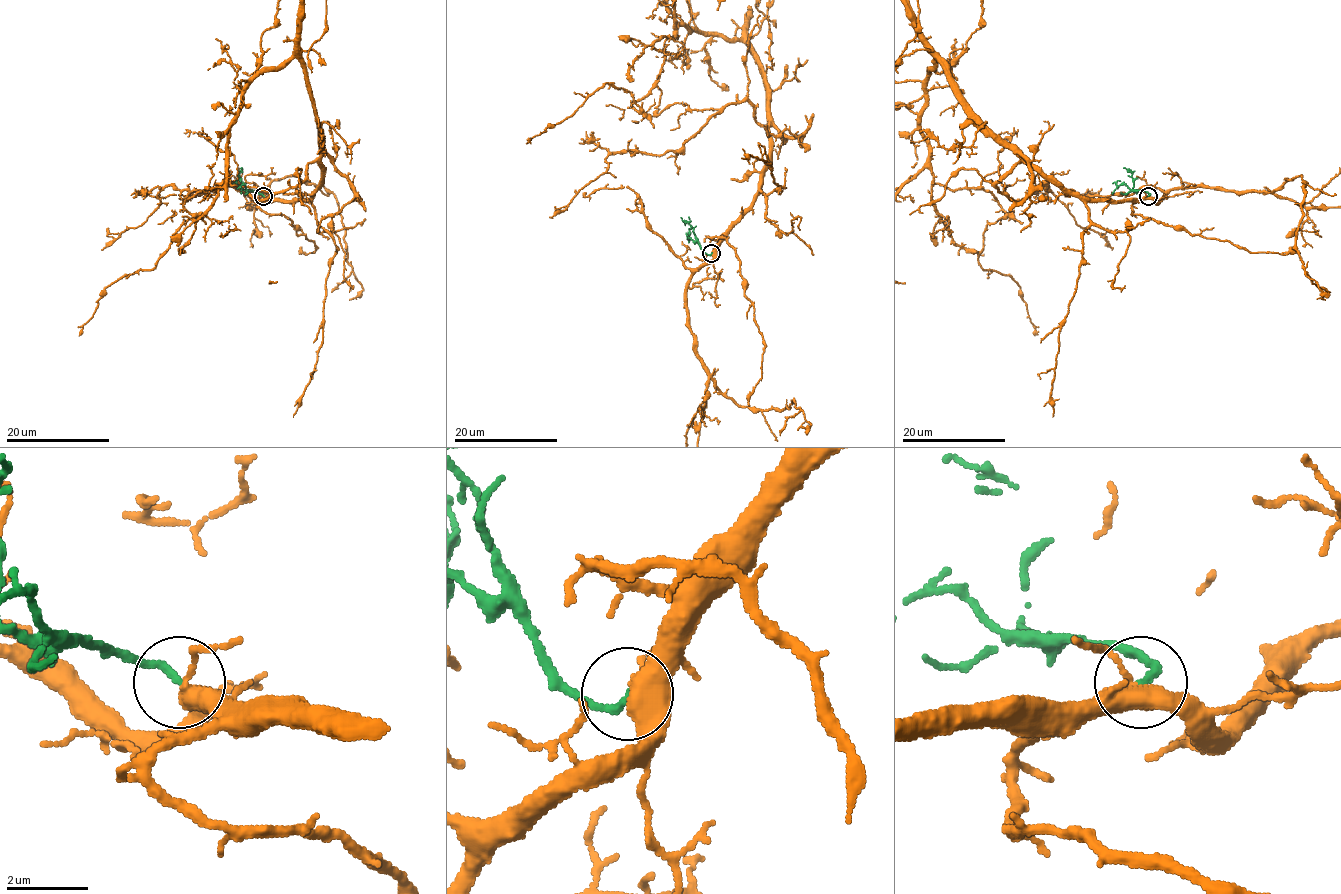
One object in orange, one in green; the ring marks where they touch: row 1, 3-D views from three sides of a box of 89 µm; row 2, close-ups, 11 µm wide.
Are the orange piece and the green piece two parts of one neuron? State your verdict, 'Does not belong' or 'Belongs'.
Belongs

